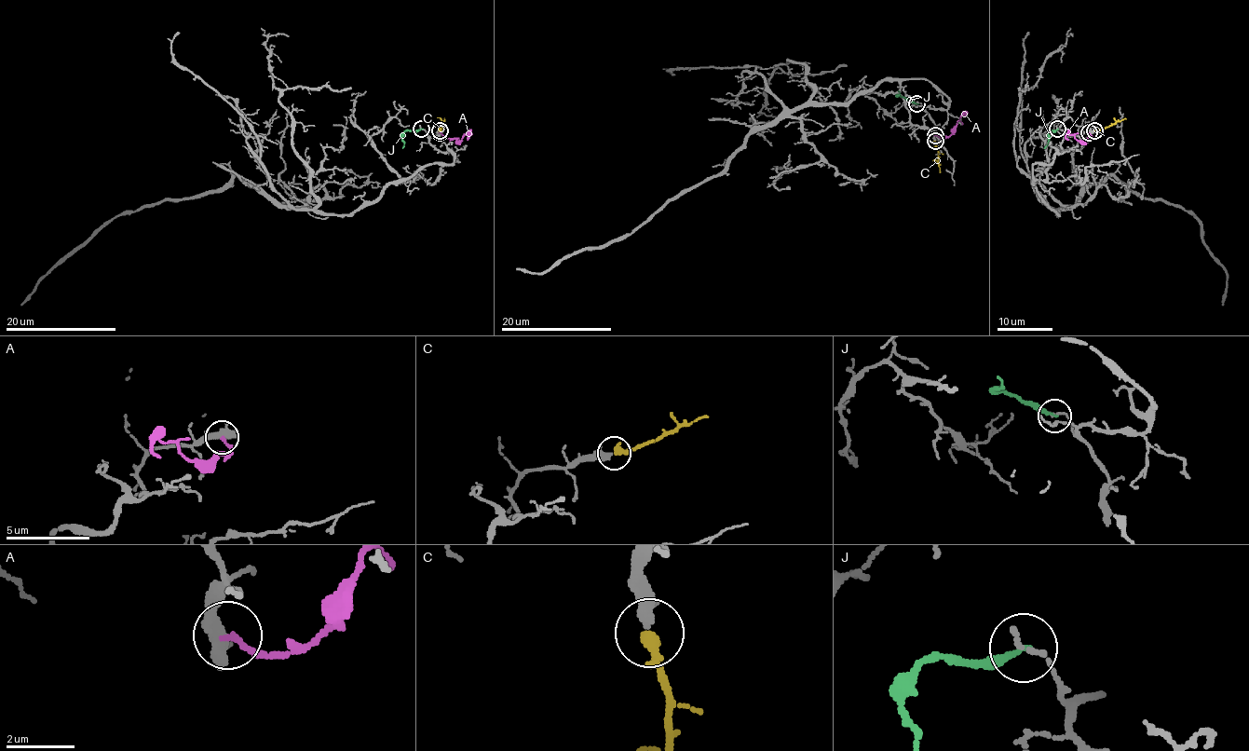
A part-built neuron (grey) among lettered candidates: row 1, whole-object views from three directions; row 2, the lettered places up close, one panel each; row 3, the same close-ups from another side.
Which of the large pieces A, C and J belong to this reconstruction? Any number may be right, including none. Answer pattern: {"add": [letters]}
{"add": ["C"]}

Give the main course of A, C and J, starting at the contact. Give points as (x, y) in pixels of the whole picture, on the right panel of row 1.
A: (1088, 132), (1091, 138), (1079, 141), (1067, 133), (1068, 139)
C: (1095, 131), (1125, 118)
J: (1057, 129), (1050, 132), (1050, 141), (1044, 147)

